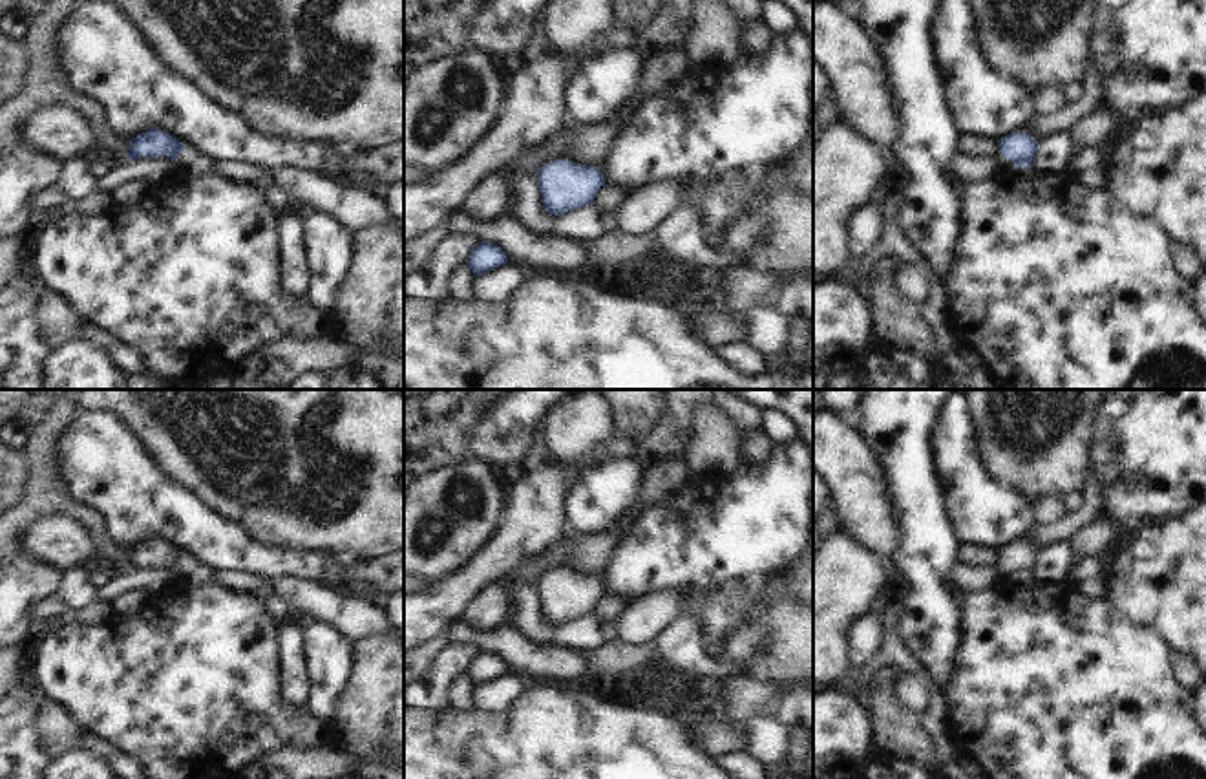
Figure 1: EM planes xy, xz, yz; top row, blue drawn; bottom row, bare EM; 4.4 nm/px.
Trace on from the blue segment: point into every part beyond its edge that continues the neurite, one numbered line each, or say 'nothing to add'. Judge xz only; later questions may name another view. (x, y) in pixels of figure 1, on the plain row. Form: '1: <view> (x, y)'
nothing to add

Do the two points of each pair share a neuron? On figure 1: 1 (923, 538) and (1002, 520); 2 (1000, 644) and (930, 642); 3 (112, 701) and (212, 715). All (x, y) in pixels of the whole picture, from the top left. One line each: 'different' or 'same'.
1: different
2: different
3: same

